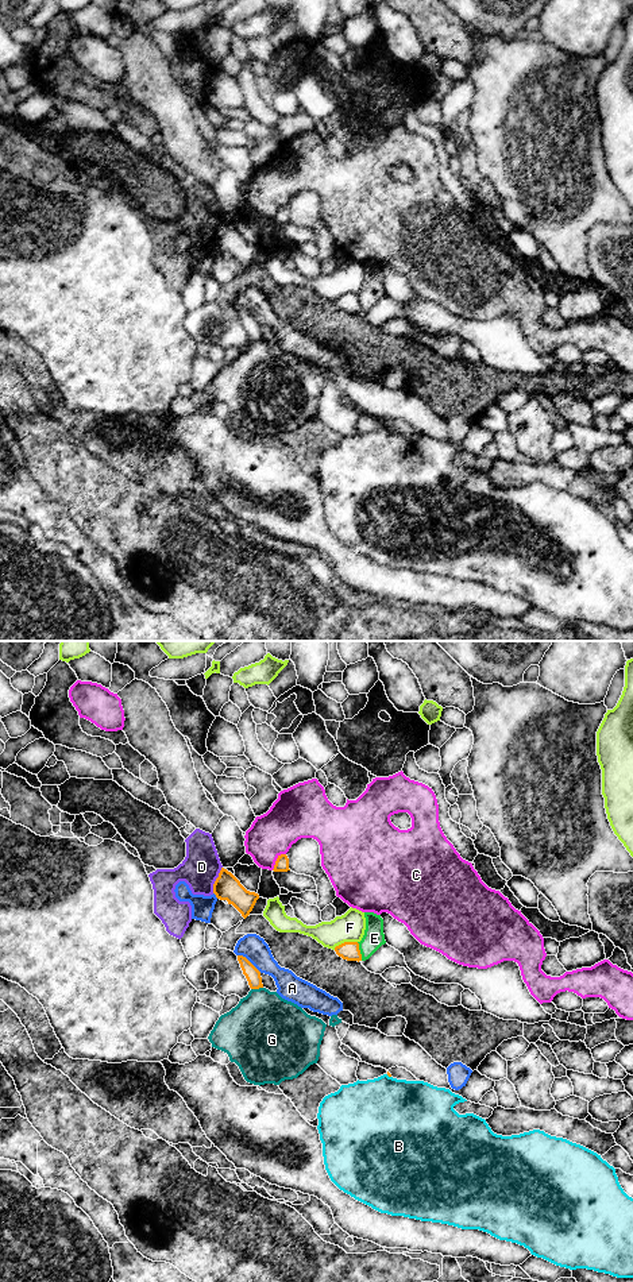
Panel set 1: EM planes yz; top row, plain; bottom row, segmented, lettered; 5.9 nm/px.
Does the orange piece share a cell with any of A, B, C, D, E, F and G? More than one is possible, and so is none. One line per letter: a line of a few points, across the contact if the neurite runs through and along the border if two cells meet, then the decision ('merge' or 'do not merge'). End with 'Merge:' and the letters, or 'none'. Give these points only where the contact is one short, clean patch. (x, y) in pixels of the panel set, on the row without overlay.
A: do not merge
B: do not merge
C: do not merge
D: line yz (222, 219), (212, 244); do not merge
E: line yz (356, 294), (362, 312); do not merge
F: do not merge
G: do not merge
Merge: none

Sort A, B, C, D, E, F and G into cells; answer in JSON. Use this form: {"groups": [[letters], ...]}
{"groups": [["A"], ["B"], ["C"], ["D"], ["E"], ["F"], ["G"]]}

